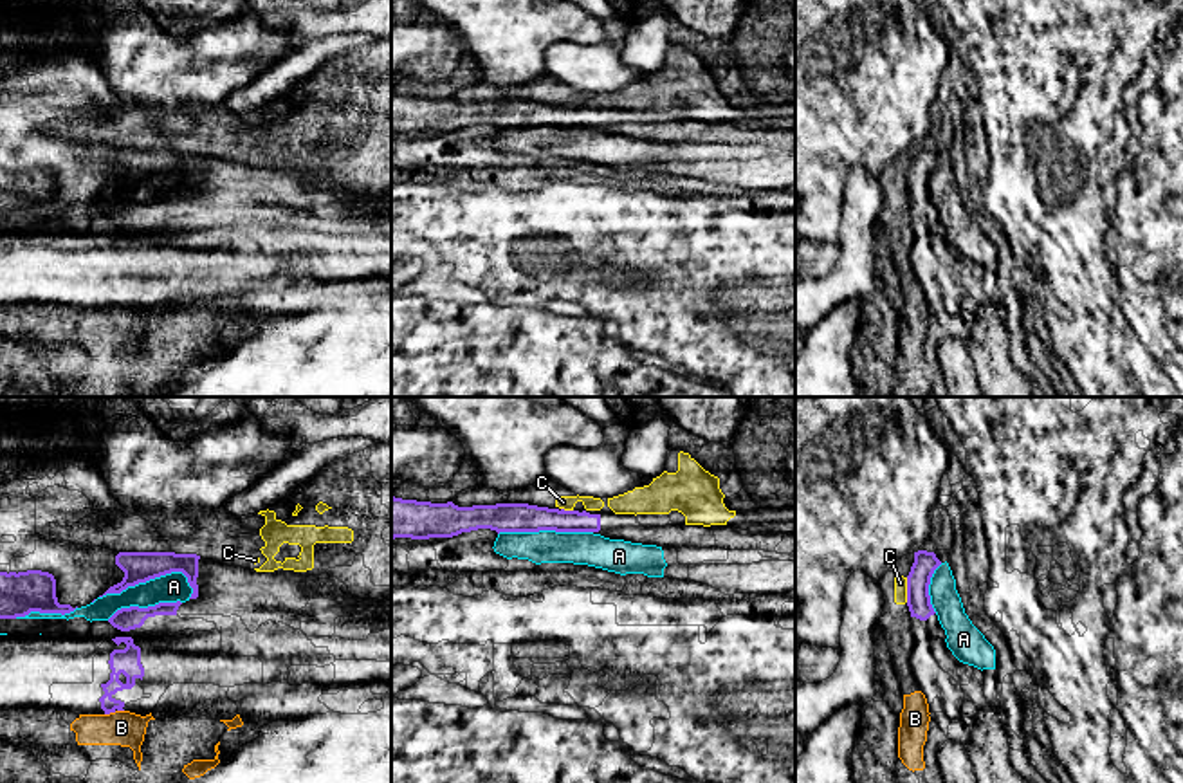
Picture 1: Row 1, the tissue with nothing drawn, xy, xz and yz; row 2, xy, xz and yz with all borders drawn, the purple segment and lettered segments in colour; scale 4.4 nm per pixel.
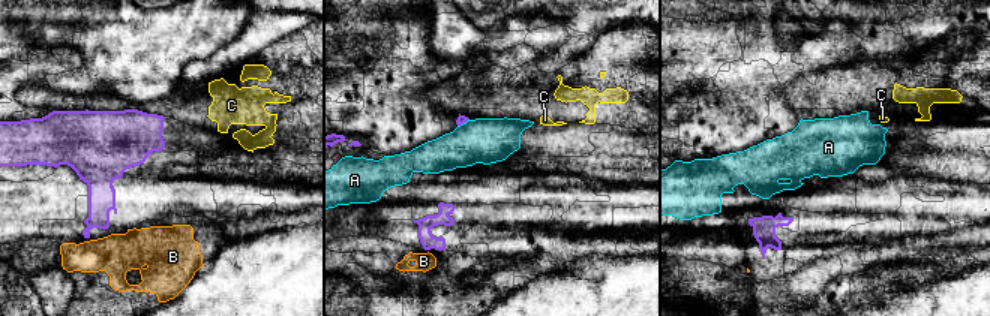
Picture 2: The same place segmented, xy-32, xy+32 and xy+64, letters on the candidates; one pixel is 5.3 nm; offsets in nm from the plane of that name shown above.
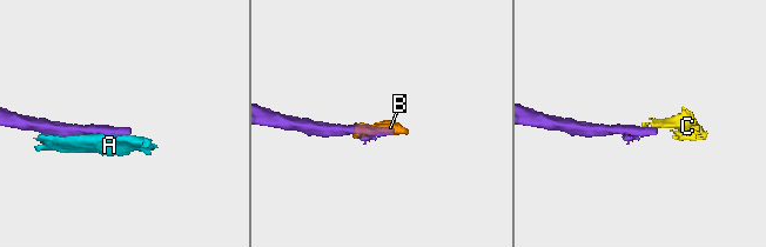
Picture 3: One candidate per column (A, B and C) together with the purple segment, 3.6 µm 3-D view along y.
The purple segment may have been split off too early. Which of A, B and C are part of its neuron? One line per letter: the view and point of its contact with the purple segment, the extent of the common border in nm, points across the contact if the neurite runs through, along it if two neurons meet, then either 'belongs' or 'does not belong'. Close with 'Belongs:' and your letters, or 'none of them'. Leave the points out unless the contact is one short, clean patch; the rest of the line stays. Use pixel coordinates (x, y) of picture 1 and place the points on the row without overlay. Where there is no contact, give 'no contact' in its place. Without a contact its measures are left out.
A: contact xy (148, 175); length 420 nm; does not belong
B: contact xy (114, 307); length 90 nm; border xy (123, 305), (105, 311); does not belong
C: contact yz (907, 186); length 110 nm; border yz (906, 174), (907, 197); does not belong
Belongs: none of them

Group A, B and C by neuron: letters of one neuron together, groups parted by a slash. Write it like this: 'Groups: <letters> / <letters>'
Groups: A / B C

